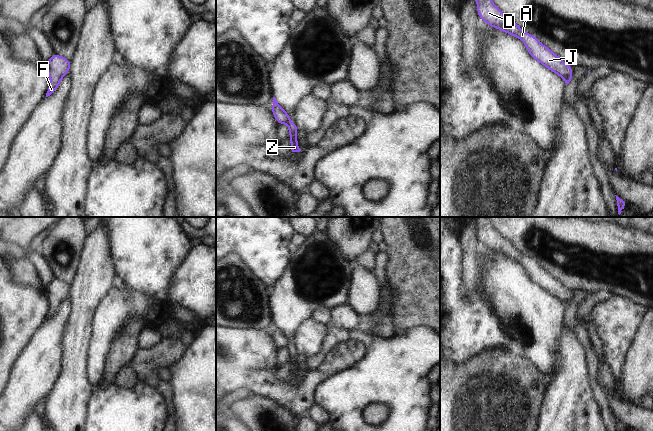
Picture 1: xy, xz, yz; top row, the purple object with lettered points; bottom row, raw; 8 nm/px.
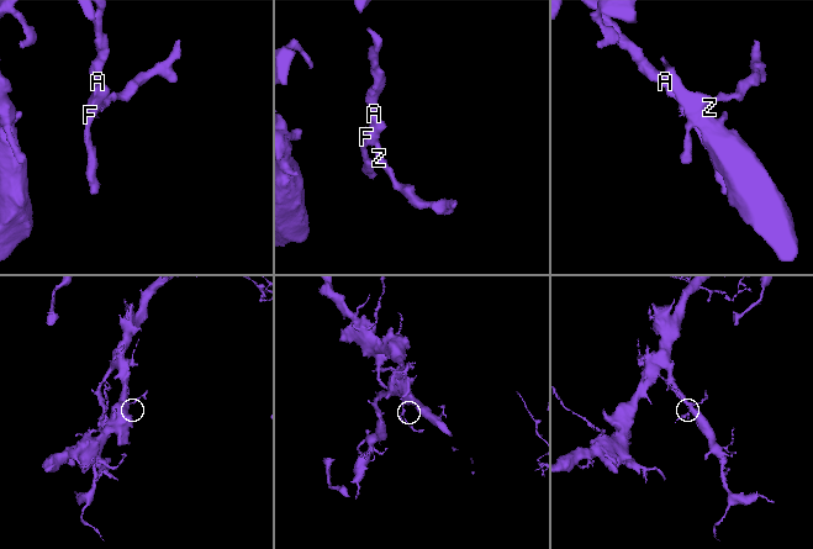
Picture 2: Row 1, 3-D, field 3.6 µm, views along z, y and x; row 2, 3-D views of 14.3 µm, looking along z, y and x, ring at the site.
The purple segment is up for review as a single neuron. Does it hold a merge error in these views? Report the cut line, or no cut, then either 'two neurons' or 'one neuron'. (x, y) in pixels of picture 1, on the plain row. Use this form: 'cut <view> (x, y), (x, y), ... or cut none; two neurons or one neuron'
cut xz (289, 340), (285, 347); two neurons

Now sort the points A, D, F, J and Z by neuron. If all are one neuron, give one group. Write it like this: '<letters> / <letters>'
A D F J / Z

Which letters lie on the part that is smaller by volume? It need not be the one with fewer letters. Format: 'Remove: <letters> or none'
Remove: Z

